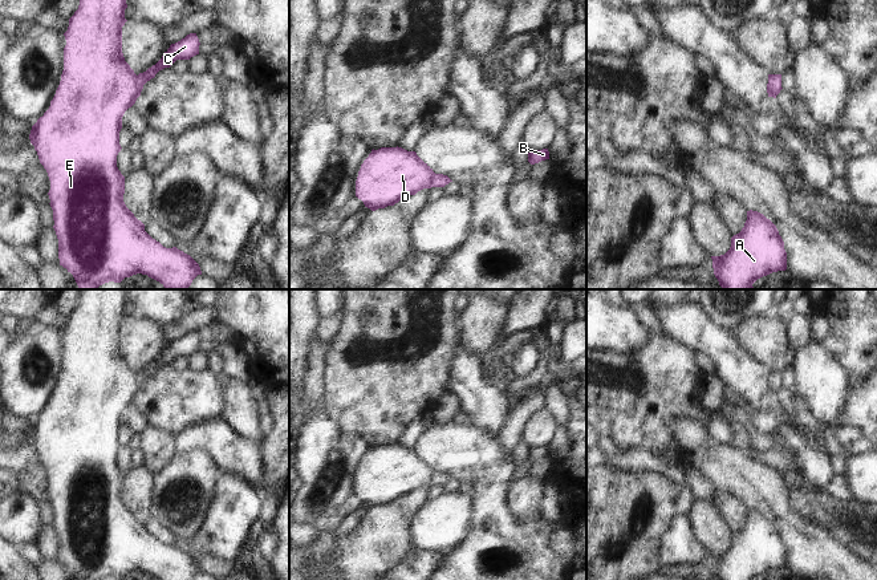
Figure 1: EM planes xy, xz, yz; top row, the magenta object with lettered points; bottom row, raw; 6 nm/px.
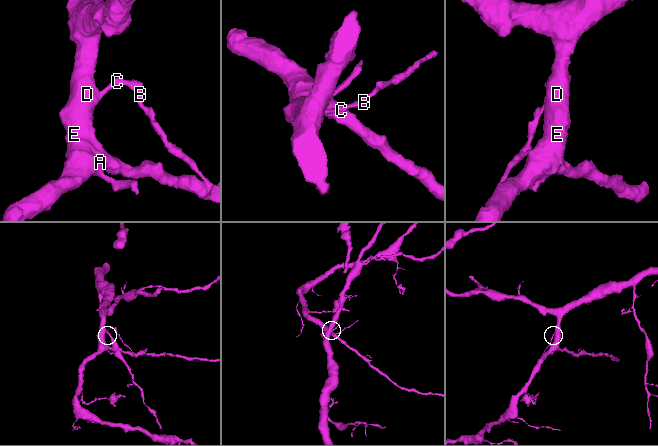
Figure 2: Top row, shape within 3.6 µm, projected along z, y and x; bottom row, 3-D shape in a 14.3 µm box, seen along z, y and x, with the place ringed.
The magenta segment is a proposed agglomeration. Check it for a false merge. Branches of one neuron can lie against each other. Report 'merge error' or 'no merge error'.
no merge error

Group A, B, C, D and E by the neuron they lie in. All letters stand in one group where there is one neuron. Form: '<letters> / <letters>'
A B C D E

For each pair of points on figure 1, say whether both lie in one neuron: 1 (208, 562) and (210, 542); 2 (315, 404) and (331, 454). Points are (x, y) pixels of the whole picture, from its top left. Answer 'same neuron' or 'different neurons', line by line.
1: different neurons
2: different neurons

